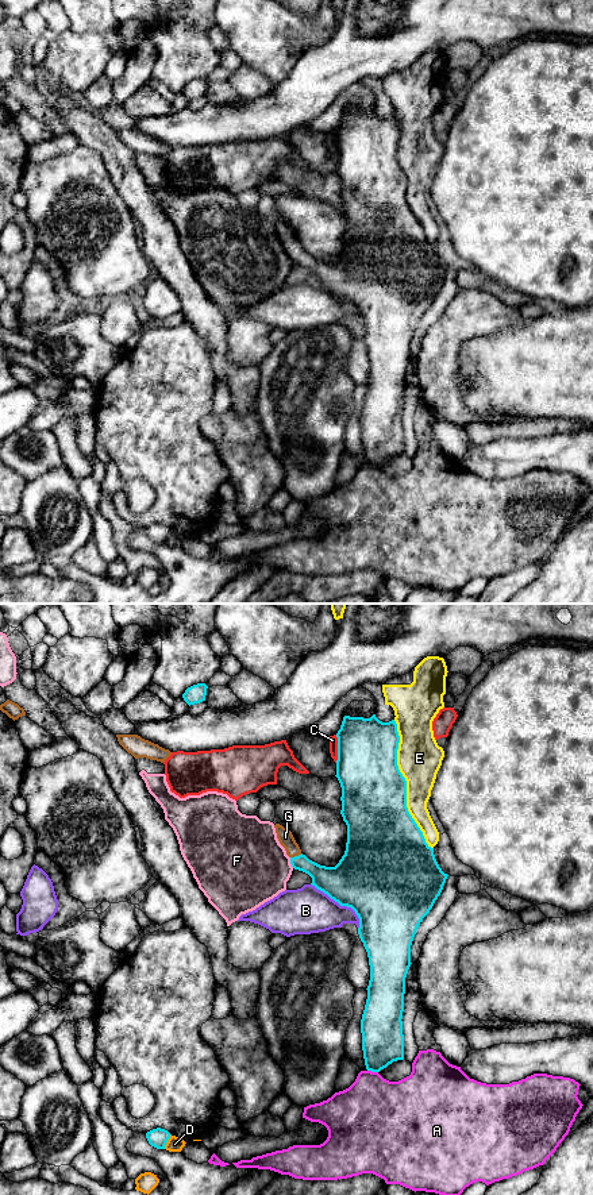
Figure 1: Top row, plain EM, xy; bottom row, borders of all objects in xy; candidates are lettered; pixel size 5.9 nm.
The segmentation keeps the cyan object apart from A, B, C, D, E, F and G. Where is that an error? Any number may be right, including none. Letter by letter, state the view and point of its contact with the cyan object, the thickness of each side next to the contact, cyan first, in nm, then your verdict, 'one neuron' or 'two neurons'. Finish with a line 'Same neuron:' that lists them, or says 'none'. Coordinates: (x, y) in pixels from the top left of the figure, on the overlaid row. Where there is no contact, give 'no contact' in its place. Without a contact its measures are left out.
A: xy (373, 1071) | 260/420 nm | two neurons
B: xy (341, 905) | 440/280 nm | two neurons
C: xy (338, 748) | 360/50 nm | two neurons
D: xy (166, 1141) | 120/90 nm | two neurons
E: xy (405, 785) | 380/280 nm | two neurons
F: xy (291, 863) | 160/460 nm | two neurons
G: xy (296, 856) | 160/90 nm | one neuron
Same neuron: G

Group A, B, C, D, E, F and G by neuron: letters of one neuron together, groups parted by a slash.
A / B / C / D / E / F / G

